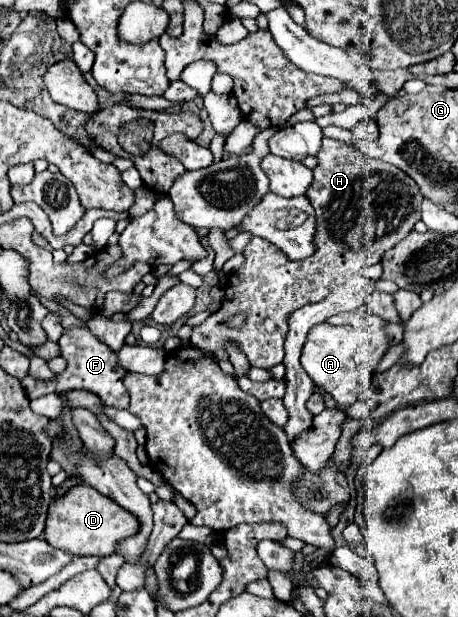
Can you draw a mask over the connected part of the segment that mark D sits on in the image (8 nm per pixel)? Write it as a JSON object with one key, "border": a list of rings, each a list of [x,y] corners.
{"border":[[[75,484],[59,498],[53,498],[47,510],[47,522],[45,522],[45,540],[69,554],[77,556],[109,556],[115,552],[115,544],[123,536],[131,536],[139,524],[135,524],[135,516],[131,512],[125,512],[125,508],[119,508],[113,500],[107,500],[101,492],[87,484]]]}

